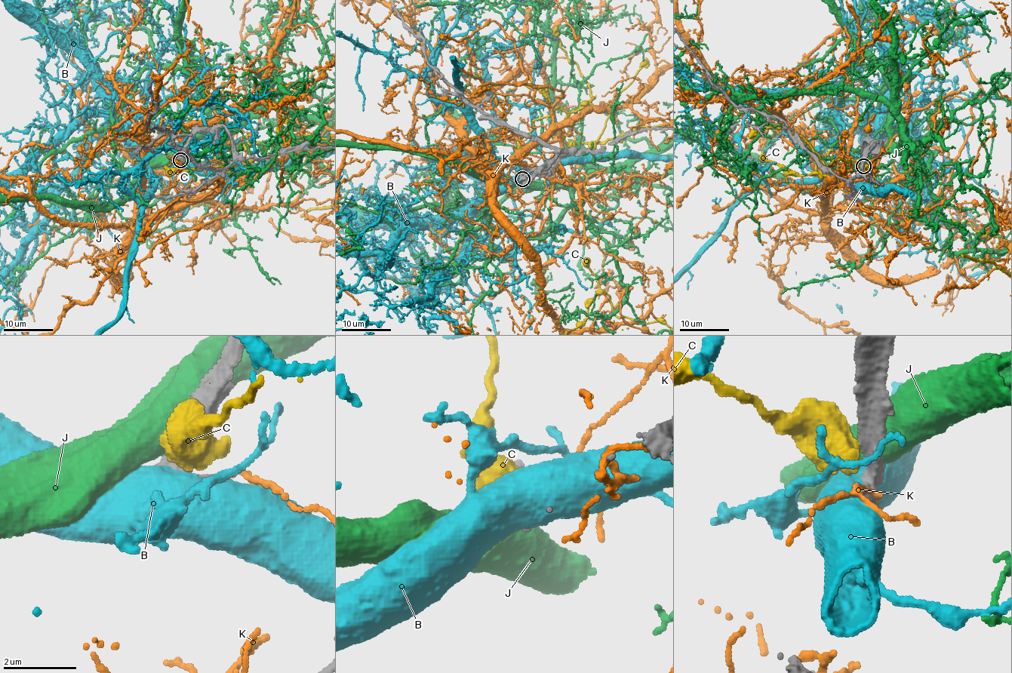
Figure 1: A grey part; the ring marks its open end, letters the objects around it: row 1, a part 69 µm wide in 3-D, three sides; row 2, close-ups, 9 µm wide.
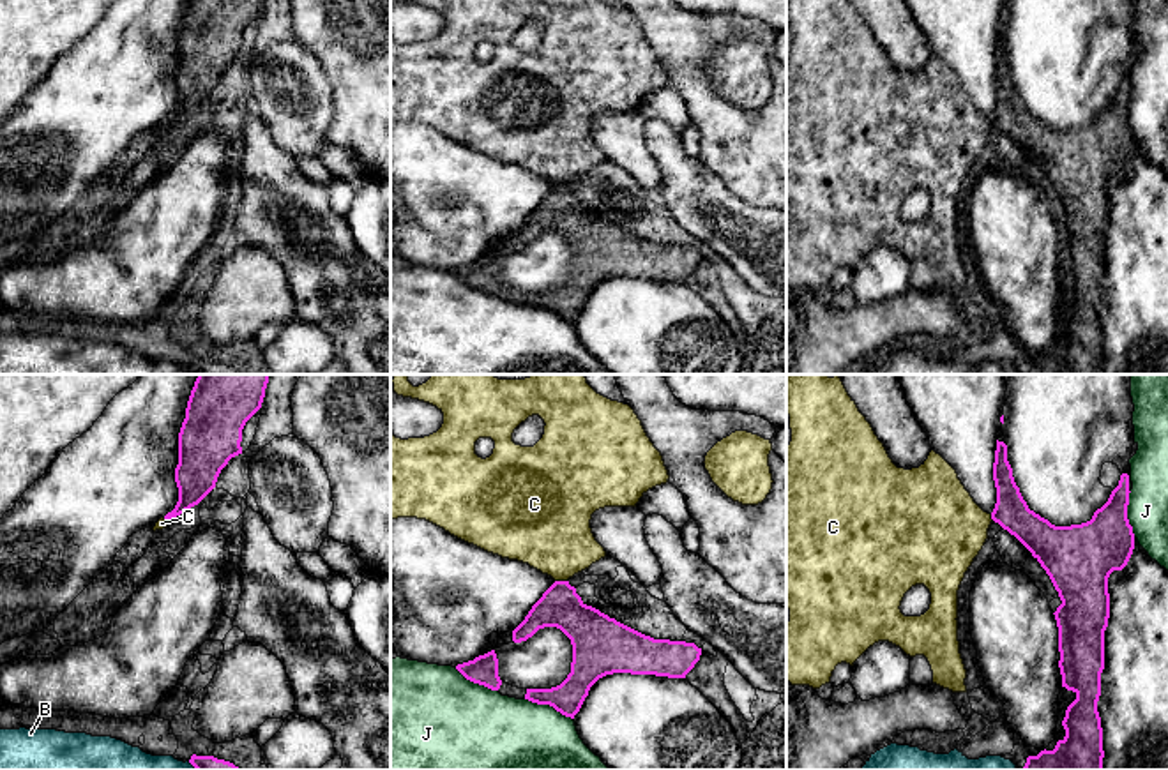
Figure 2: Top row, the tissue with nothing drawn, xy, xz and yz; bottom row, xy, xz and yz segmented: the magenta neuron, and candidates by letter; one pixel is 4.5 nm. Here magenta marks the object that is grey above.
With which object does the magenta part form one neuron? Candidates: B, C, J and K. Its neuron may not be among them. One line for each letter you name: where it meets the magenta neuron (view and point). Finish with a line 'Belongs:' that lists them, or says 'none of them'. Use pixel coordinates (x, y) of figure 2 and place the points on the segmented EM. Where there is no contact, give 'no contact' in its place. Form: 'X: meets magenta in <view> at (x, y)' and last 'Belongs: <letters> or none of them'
Belongs: none of them

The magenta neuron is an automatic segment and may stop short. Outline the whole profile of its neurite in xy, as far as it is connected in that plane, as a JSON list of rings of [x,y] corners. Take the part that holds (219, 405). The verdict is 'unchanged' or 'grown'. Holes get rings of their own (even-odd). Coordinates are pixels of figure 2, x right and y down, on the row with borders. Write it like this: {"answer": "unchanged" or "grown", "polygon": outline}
{"answer": "unchanged", "polygon": [[[198,374],[178,433],[178,502],[164,519],[198,505],[228,461],[242,454],[242,429],[262,408],[270,374]]]}

